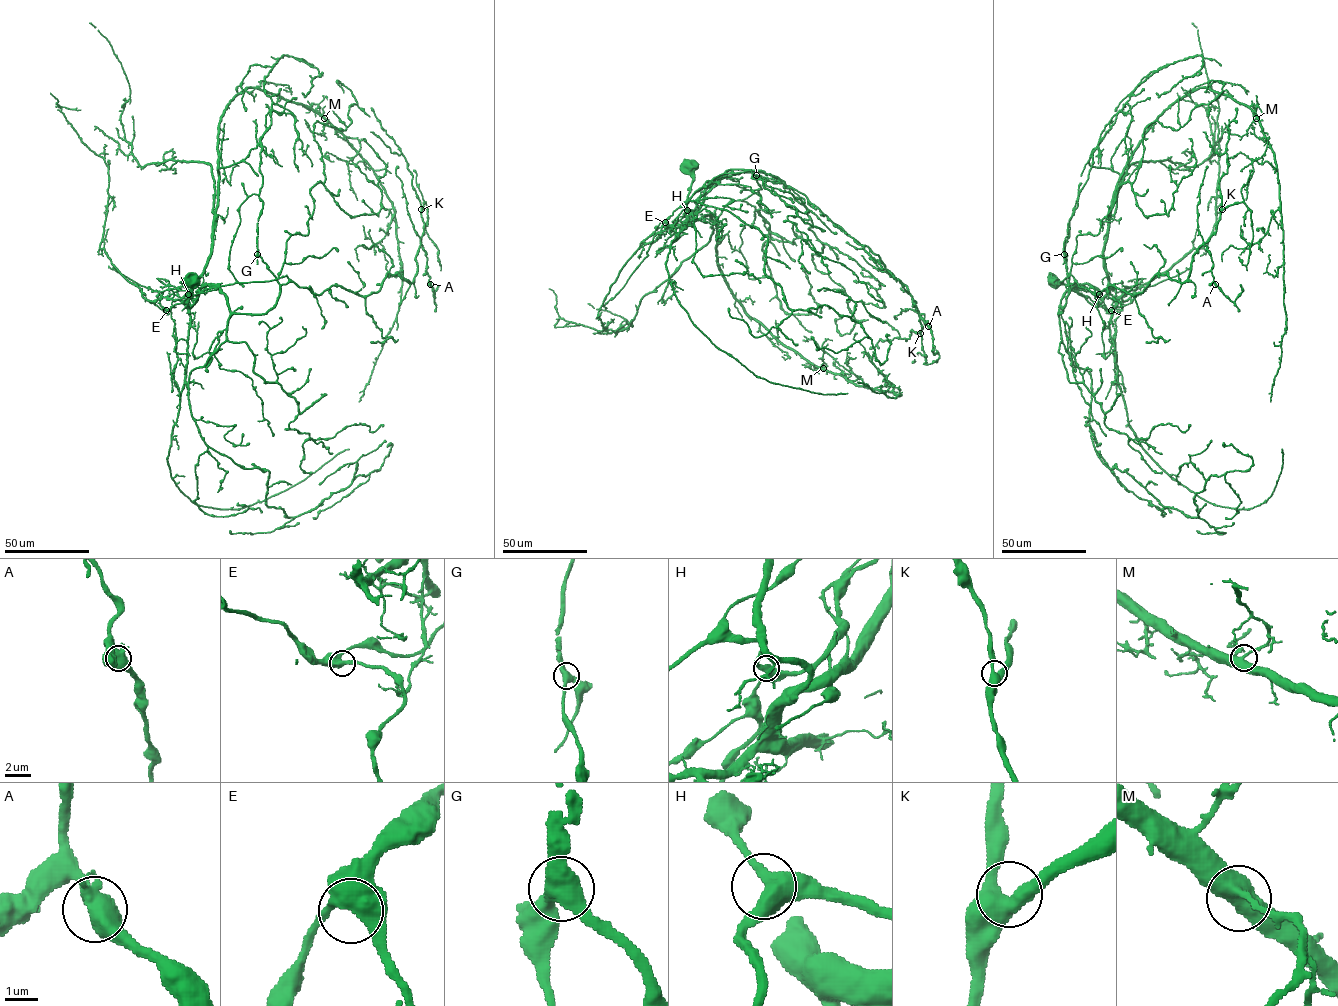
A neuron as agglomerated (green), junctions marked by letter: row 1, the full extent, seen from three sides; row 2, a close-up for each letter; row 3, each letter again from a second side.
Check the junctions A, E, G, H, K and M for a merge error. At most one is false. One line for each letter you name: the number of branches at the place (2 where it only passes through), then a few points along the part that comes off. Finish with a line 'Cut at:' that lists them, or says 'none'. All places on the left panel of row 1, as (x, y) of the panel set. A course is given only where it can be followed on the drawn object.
Cut at: none

